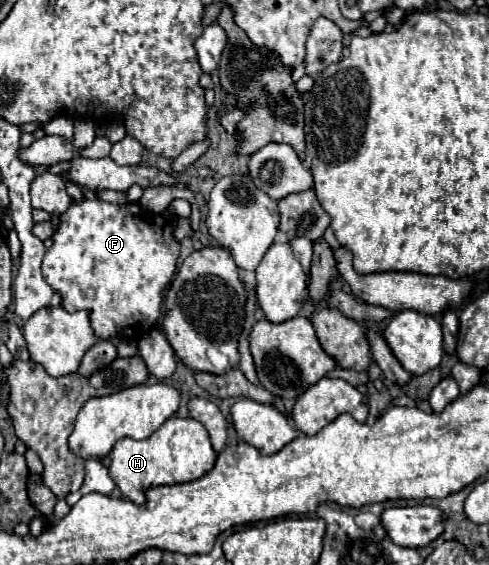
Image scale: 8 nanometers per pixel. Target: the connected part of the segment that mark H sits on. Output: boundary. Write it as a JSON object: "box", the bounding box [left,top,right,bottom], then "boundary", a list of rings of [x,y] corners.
{"box":[109,417,217,505],"boundary":[[[169,417],[151,437],[143,441],[121,439],[111,451],[109,475],[121,493],[135,505],[145,503],[145,491],[155,485],[187,483],[203,477],[213,469],[217,453],[211,447],[207,429],[193,417]]]}

